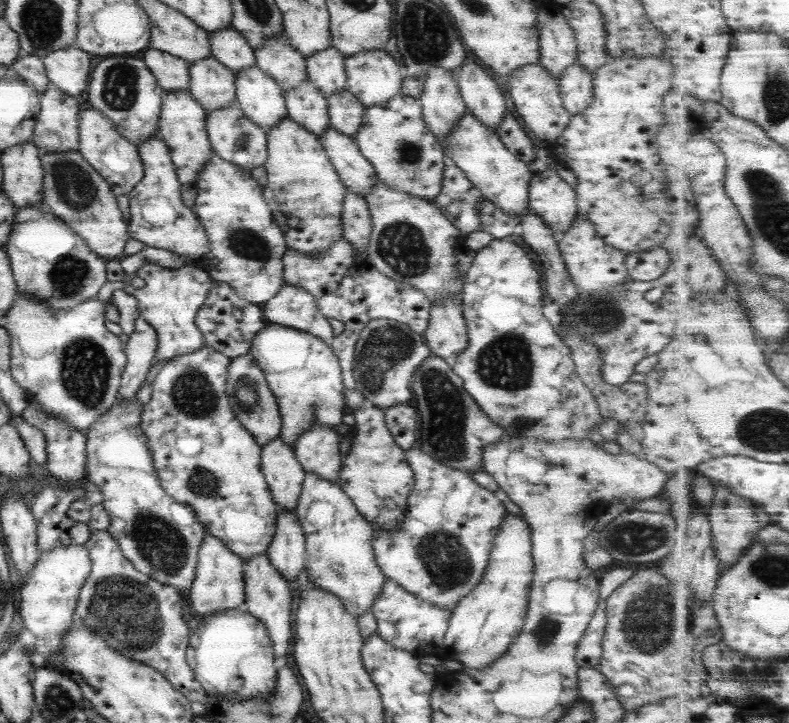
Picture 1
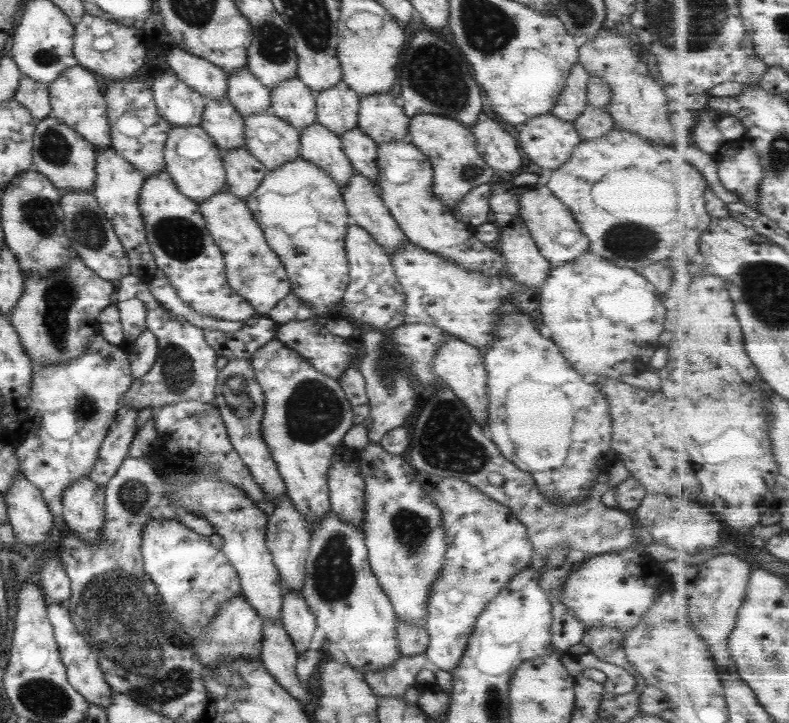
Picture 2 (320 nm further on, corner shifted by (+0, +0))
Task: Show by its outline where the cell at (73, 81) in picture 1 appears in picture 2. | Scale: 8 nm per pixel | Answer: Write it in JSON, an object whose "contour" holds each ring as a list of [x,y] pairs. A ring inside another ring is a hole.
{"contour":[[[76,65],[66,68],[59,76],[56,76],[55,80],[48,85],[50,106],[48,116],[56,118],[65,126],[72,128],[81,139],[99,152],[110,148],[112,144],[109,140],[109,124],[107,124],[103,95],[94,75],[86,68]]]}

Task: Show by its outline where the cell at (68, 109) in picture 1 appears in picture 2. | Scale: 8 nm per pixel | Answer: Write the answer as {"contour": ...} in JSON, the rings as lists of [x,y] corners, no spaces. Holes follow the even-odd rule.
{"contour":[[[47,116],[37,121],[32,135],[32,164],[39,175],[45,176],[61,193],[65,190],[88,192],[95,178],[96,151],[61,121]]]}

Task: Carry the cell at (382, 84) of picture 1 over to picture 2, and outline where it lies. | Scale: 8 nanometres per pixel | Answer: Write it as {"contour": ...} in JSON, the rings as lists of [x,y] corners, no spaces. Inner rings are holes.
{"contour":[[[388,92],[359,96],[357,129],[375,144],[408,138],[408,119]]]}

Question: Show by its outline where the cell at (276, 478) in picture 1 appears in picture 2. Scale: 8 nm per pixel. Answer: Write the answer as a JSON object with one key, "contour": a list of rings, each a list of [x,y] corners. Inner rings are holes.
{"contour":[[[283,494],[281,499],[271,501],[273,513],[267,517],[267,526],[265,526],[265,547],[268,548],[269,554],[272,556],[273,566],[278,570],[280,584],[283,589],[297,590],[303,584],[305,574],[304,561],[306,559],[309,548],[310,526],[301,513],[297,513],[297,509],[291,505],[291,501]]]}

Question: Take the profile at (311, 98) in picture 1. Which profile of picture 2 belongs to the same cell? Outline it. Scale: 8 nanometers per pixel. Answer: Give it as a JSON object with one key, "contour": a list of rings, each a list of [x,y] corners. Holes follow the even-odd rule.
{"contour":[[[317,122],[301,129],[298,136],[298,156],[324,170],[343,191],[353,170],[342,151],[340,138]]]}

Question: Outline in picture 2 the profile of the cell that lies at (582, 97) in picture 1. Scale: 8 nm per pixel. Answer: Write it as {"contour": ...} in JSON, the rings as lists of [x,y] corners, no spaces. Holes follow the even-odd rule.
{"contour":[[[586,104],[583,112],[572,122],[580,140],[593,140],[607,135],[613,127],[609,113],[603,108]]]}

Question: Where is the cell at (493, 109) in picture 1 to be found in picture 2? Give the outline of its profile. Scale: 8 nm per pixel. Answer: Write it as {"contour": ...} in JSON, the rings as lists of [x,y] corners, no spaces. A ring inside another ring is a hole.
{"contour":[[[483,114],[477,117],[471,127],[477,154],[498,175],[513,176],[521,166],[521,156],[517,152],[517,141],[511,138],[497,122]]]}

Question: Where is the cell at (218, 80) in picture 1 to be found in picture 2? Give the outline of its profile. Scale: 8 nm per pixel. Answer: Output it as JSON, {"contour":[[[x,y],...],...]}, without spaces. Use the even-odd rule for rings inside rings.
{"contour":[[[226,98],[207,99],[198,126],[213,139],[215,146],[221,153],[230,150],[230,148],[244,146],[243,117],[231,106]]]}

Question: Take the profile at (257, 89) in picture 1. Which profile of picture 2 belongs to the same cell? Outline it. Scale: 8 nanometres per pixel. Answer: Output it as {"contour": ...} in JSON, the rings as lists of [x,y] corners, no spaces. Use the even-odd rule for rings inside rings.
{"contour":[[[265,110],[243,118],[243,138],[246,151],[267,171],[298,157],[298,131]]]}

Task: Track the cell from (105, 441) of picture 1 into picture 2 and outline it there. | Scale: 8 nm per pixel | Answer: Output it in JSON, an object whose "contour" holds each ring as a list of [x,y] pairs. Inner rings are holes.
{"contour":[[[150,517],[141,529],[140,553],[145,574],[157,589],[165,614],[181,625],[181,630],[187,638],[199,636],[225,601],[233,599],[236,594],[242,594],[236,572],[227,562],[225,555],[211,547],[209,537],[191,531],[176,518],[161,520]]]}

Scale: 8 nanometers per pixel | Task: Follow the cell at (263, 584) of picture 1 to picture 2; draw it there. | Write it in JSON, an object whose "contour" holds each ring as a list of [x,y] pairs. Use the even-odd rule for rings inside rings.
{"contour":[[[265,618],[260,640],[260,661],[262,667],[277,681],[285,692],[302,706],[308,703],[309,693],[299,682],[294,665],[297,652],[291,639],[283,630],[279,618]]]}

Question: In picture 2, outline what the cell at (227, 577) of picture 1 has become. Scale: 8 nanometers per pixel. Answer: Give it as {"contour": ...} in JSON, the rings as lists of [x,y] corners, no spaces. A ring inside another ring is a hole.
{"contour":[[[236,594],[233,599],[225,601],[219,607],[217,615],[206,624],[207,630],[203,632],[203,636],[193,640],[193,650],[195,650],[201,666],[205,666],[205,670],[209,670],[209,668],[215,668],[220,662],[233,661],[234,658],[240,658],[240,656],[248,658],[248,660],[260,659],[262,623],[263,619],[253,611],[242,594]]]}

